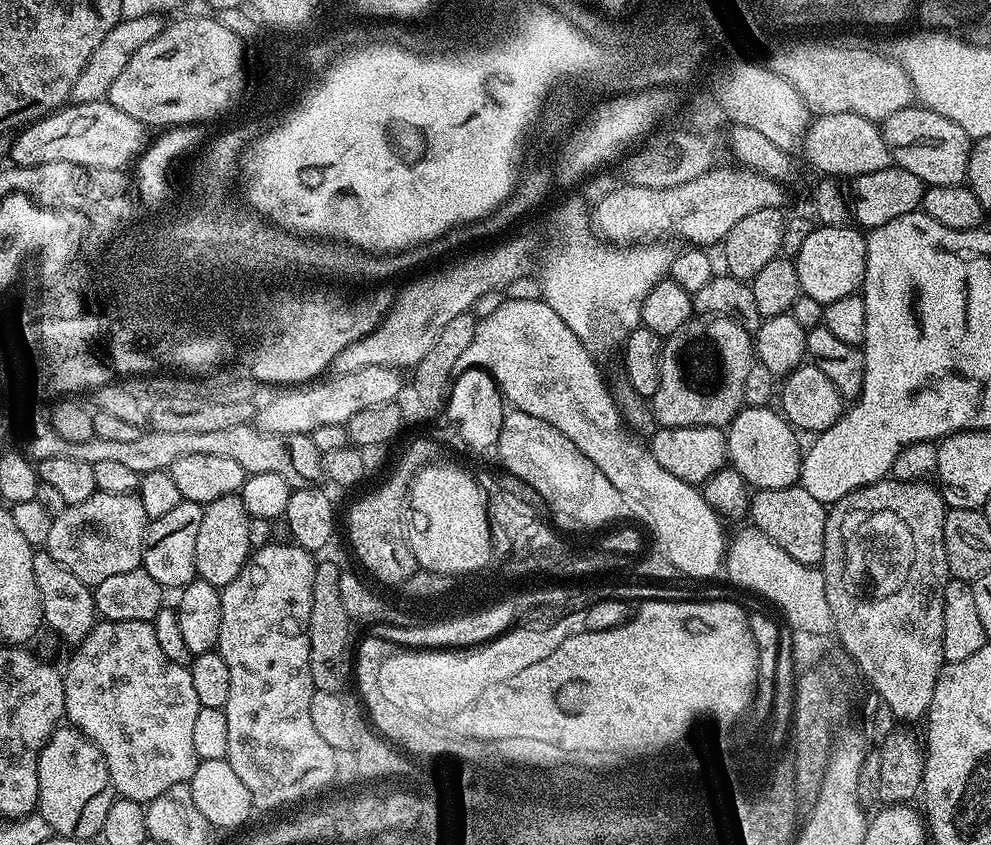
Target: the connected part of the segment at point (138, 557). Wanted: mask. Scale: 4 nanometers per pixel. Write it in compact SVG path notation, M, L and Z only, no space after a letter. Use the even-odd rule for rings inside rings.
M97 491L86 502L69 504L55 513L50 526L46 551L50 558L62 562L70 574L95 586L114 574L141 567L144 558L144 532L150 521L136 492L110 494Z

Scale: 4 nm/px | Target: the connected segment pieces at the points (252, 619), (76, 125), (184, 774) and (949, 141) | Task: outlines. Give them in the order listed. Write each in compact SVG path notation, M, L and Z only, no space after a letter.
M269 542L262 548L257 548L249 555L248 560L242 566L238 578L230 582L220 593L222 598L222 626L220 627L220 642L218 651L220 657L226 662L230 669L230 698L226 698L224 713L226 714L226 730L229 735L230 746L228 747L227 762L230 770L238 774L246 790L250 790L253 805L258 807L269 807L277 804L277 801L291 799L294 802L298 798L307 797L311 791L327 789L332 779L336 776L336 756L337 749L331 748L326 741L318 735L318 730L314 727L314 722L310 718L310 698L316 693L316 687L312 684L310 674L310 646L308 645L308 623L310 622L310 606L314 598L314 570L317 561L313 553L307 552L295 542L288 544L276 544Z
M107 99L95 100L78 104L69 103L59 110L50 112L39 120L21 127L20 137L10 144L10 160L15 166L38 166L46 162L74 162L84 168L106 168L109 170L124 170L129 167L132 159L139 157L150 143L149 129L138 118L126 114L126 110L118 110L118 106L108 103Z
M101 619L88 631L87 638L81 644L75 645L73 652L76 653L69 658L68 665L63 665L62 668L64 678L64 715L67 723L86 737L104 755L106 770L108 771L108 783L114 789L115 795L147 805L148 801L158 798L158 794L164 793L165 790L170 790L170 786L188 784L198 763L194 754L193 737L194 721L198 718L198 710L200 709L198 693L194 691L194 678L191 671L185 665L170 662L166 658L166 654L162 654L162 646L158 646L158 634L154 634L152 623L146 620L120 622L118 620Z
M909 106L887 116L882 121L882 133L892 154L892 164L910 170L910 174L918 174L925 186L965 183L970 138L950 118L942 118L942 114L923 106Z

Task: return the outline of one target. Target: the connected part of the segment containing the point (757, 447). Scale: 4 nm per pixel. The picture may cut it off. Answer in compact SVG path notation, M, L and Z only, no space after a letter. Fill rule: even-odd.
M741 407L731 424L727 425L727 463L753 489L778 490L791 488L799 481L802 463L802 444L796 441L797 429L793 428L775 407Z

